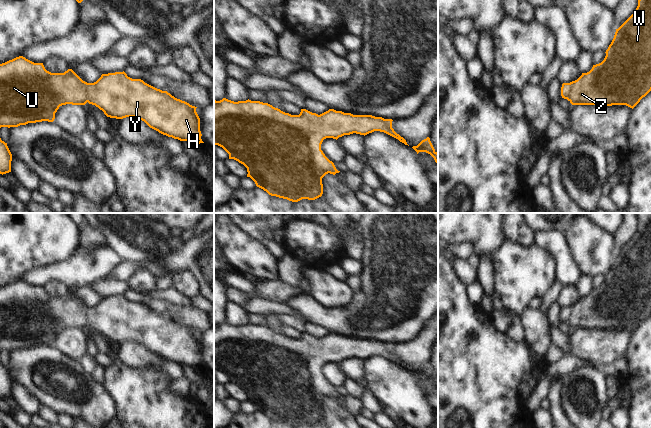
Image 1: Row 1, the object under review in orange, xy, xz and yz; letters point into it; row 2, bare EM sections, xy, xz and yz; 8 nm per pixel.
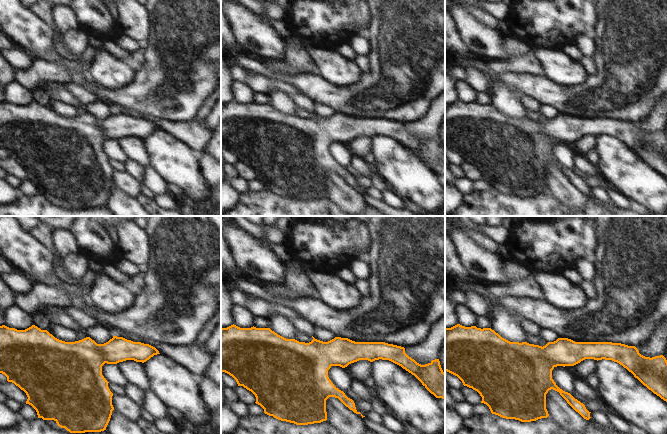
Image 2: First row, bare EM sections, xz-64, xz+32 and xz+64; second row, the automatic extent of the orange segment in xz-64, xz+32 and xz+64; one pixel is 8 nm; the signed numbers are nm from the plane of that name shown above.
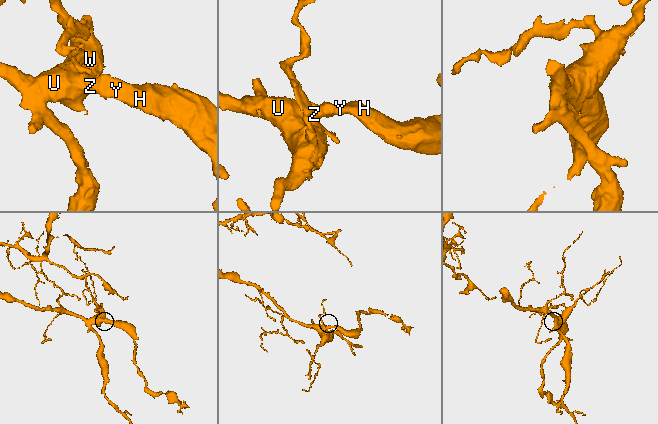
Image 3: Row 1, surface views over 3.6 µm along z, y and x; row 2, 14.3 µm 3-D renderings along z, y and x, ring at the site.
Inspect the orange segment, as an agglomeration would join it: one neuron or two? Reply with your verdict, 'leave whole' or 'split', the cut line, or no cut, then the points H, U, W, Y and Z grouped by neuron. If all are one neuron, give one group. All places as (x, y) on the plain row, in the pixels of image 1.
leave whole; cut none; groups H U W Y Z

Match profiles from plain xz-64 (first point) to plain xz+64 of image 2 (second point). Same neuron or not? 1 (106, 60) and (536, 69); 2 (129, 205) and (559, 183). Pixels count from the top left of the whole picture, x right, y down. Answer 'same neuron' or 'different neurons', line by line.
1: different neurons
2: same neuron

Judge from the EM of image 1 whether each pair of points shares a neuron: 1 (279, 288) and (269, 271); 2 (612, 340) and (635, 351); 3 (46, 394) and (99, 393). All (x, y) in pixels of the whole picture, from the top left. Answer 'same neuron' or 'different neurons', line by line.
1: different neurons
2: different neurons
3: same neuron

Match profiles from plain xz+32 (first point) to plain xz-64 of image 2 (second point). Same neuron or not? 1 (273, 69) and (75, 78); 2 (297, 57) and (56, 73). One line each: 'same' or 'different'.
1: different
2: different

